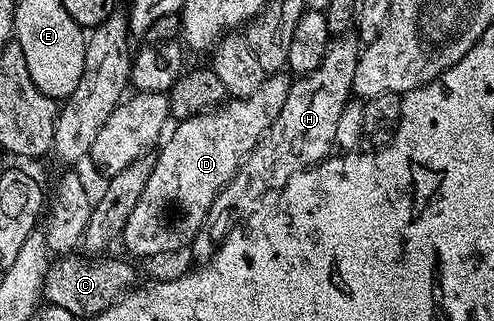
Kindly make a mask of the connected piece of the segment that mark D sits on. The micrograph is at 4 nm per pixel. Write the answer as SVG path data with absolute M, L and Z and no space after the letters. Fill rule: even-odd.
M284 72L266 76L264 83L250 97L226 100L216 109L208 109L205 113L176 122L172 126L173 134L171 129L163 144L156 150L155 167L151 175L147 175L147 185L143 187L143 193L139 195L139 201L132 208L131 217L127 219L123 230L123 242L125 241L131 252L138 253L141 257L157 257L160 253L177 253L190 244L199 227L203 227L203 219L207 219L207 211L211 211L215 195L219 195L222 187L237 174L237 169L245 156L268 131L271 123L275 123L279 111L283 111L290 84L290 78Z

